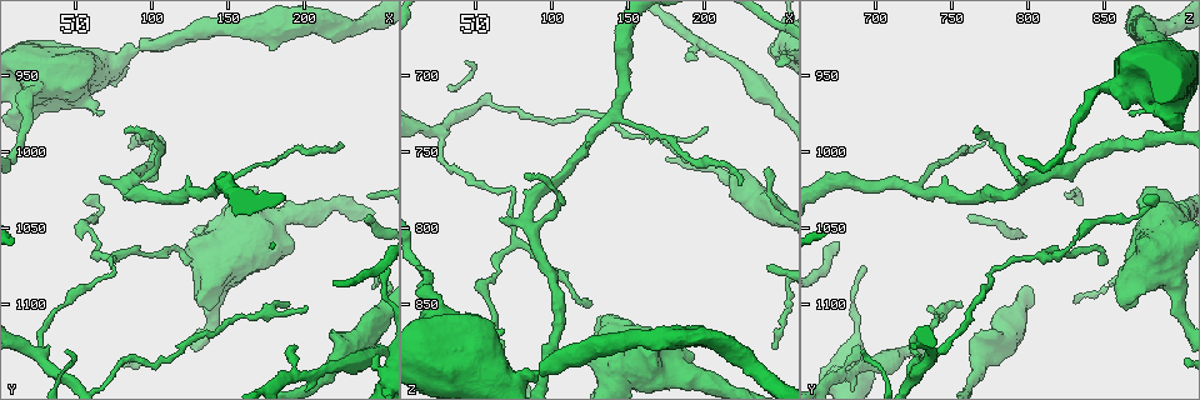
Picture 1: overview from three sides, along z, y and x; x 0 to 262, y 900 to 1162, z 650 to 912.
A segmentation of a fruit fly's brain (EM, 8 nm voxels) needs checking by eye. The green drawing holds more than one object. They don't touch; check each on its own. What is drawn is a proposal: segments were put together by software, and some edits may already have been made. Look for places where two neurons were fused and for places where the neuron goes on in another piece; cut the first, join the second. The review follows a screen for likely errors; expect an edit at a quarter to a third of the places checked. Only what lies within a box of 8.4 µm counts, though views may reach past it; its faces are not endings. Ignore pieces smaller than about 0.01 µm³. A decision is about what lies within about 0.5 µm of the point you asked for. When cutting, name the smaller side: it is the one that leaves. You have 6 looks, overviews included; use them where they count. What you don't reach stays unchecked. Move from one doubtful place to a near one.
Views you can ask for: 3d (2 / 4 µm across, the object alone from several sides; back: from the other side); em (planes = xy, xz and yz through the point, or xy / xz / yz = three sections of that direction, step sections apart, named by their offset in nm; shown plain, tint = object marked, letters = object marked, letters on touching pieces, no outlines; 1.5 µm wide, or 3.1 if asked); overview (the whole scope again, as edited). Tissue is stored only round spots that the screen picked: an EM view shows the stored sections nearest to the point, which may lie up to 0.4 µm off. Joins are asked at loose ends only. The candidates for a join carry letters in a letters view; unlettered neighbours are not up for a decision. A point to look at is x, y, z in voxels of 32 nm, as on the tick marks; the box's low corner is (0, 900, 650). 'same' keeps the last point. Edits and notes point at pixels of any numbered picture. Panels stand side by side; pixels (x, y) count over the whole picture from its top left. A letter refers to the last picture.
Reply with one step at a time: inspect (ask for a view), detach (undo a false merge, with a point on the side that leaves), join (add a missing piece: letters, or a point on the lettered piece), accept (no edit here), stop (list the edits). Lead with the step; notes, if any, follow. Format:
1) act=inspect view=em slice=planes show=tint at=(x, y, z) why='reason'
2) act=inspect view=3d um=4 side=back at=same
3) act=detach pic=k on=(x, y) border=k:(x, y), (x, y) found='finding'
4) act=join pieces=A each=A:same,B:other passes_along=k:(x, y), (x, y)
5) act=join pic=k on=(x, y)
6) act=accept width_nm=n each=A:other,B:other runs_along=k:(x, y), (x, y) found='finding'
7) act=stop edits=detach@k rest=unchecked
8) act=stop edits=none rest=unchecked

act=inspect view=3d um=2 at=(64, 1044, 868) why='sharp bend'

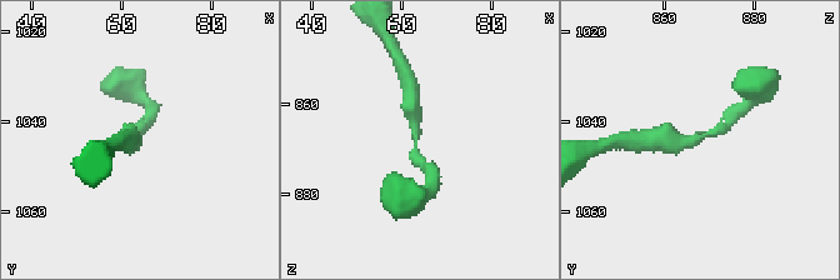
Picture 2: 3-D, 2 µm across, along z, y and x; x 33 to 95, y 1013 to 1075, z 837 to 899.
act=inspect view=em slice=xy step=8 show=tint at=(62, 1044, 867) why='now the EM'

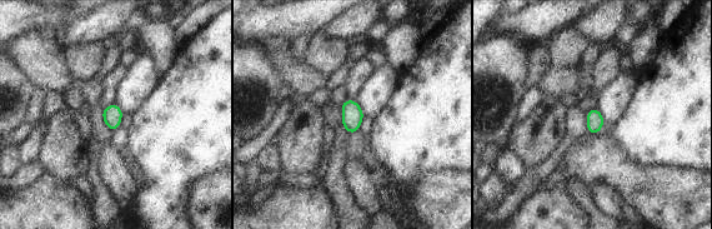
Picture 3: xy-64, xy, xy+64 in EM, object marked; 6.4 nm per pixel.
act=inspect view=em slice=xz step=4 show=letters at=same

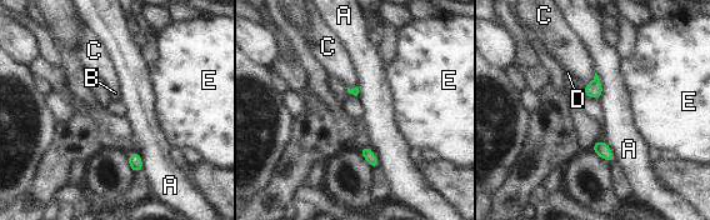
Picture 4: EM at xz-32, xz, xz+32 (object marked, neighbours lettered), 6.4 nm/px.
act=accept longest_contact=A:190nm each=A:other,B:other,C:other,D:other,E:other border=4:(595, 71), (601, 86), (599, 100) found='one neuron here'

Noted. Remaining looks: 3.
act=inspect view=em slice=xy step=4 show=letters at=(70, 972, 866) why='tapers out'

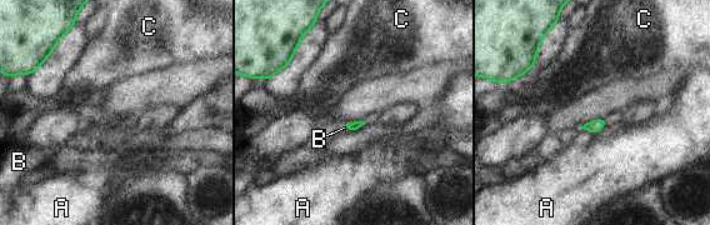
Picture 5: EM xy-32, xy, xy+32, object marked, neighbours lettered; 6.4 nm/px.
act=inspect view=em slice=planes show=letters at=same why='another direction'

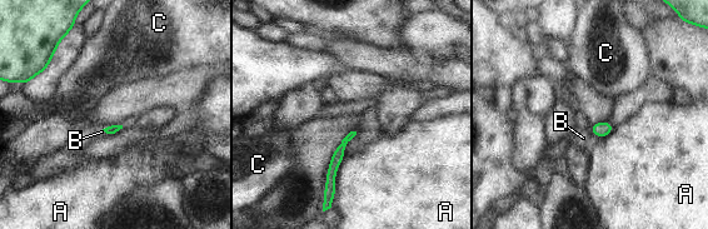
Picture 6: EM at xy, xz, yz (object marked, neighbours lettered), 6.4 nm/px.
act=accept each=A:other,B:other,C:other runs_along=6:(352, 134), (339, 150), (329, 178) found='none of them fits'

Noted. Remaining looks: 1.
act=stop edits=none rest=unchecked

